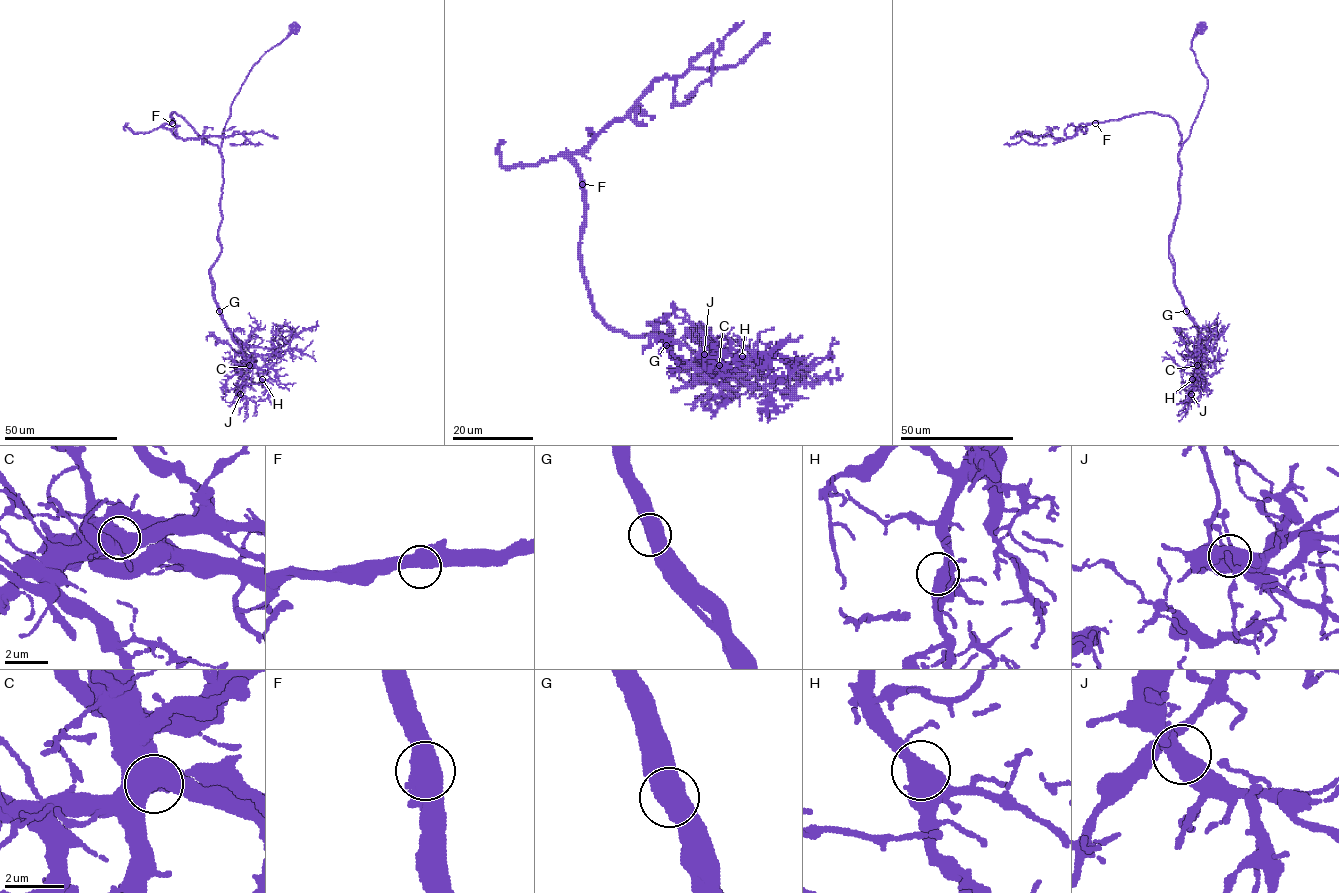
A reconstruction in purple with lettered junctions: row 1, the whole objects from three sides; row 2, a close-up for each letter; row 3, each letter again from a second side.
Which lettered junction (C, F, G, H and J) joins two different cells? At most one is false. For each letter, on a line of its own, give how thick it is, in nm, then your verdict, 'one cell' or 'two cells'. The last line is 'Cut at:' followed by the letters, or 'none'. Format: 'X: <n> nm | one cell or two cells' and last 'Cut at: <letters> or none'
C: 600 nm | one cell
F: 650 nm | one cell
G: 600 nm | one cell
H: 550 nm | one cell
J: 550 nm | one cell
Cut at: none

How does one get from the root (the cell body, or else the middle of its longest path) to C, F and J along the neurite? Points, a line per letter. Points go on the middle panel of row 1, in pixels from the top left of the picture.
C: (797, 370), (755, 354), (705, 383), (672, 352), (670, 314), (650, 324), (683, 365), (719, 365)
F: (797, 370), (755, 354), (705, 383), (686, 371), (667, 334), (614, 331), (594, 310), (579, 254), (582, 184)
J: (797, 370), (755, 354), (705, 383), (672, 352), (670, 314), (650, 324), (683, 365), (716, 366), (704, 354)

